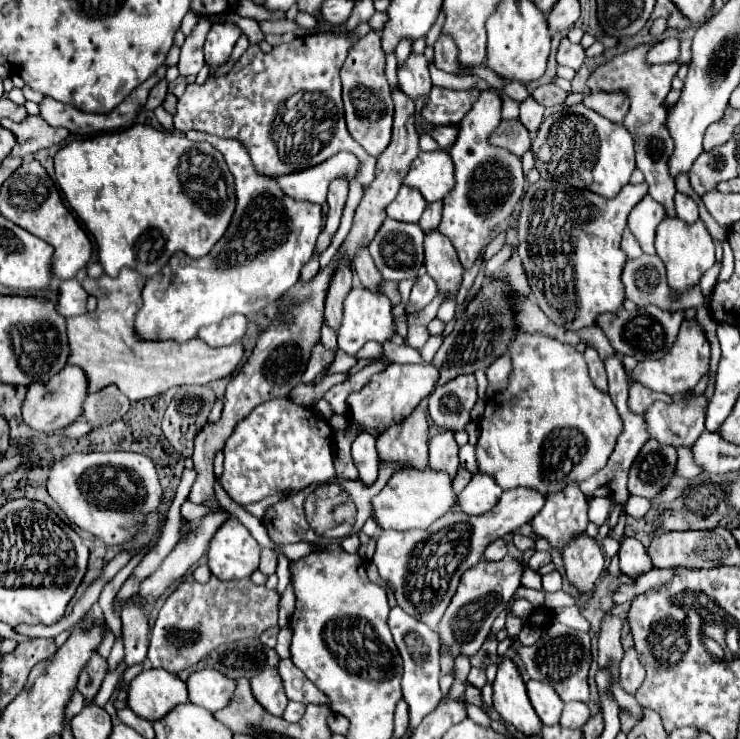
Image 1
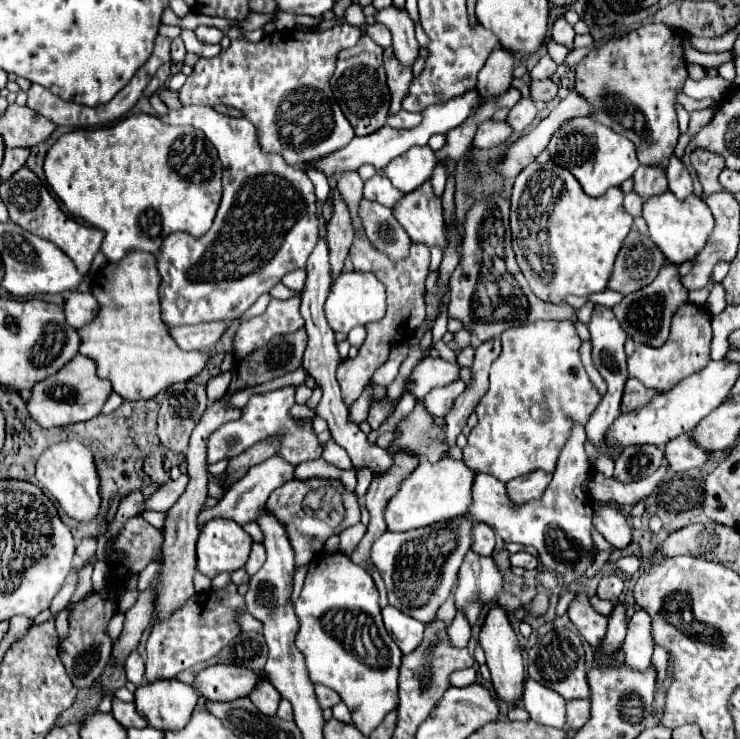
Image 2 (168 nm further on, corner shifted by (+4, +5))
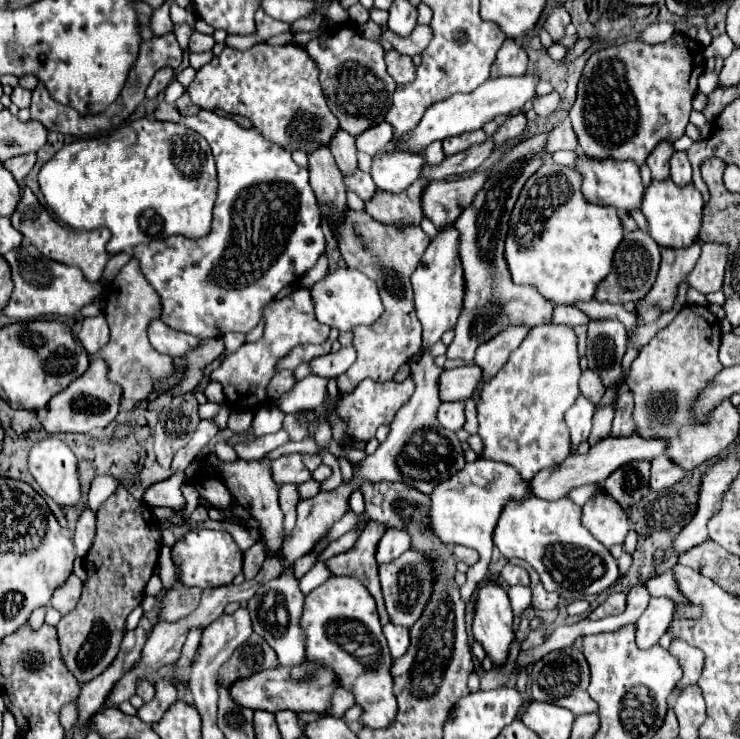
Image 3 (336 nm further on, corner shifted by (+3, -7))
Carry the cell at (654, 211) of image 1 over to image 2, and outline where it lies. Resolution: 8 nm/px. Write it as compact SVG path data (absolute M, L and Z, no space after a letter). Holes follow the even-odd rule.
M640 166L634 172L634 192L642 196L642 202L646 202L650 196L660 196L668 190L666 172L662 168L652 166Z

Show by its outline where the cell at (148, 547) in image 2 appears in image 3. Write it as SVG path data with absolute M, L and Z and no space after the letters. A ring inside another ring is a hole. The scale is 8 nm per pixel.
M119 484L119 488L97 508L97 534L89 552L83 558L87 580L83 582L81 598L77 606L57 624L63 660L79 684L97 678L115 660L121 640L125 636L125 620L141 604L145 596L145 584L155 570L159 548L161 548L161 530L153 510L143 500L135 500L129 494L129 490L123 484Z

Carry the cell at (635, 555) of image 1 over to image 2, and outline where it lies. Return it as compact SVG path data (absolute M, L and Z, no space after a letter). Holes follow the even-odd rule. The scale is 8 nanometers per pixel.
M604 504L594 514L594 526L612 544L614 550L624 552L632 544L632 526L618 508L610 508Z

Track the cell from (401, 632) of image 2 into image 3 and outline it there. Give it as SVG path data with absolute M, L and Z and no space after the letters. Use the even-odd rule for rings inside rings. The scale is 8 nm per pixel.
M387 624L387 626L383 626L383 632L385 632L385 638L389 642L391 656L401 658L409 648L409 628Z

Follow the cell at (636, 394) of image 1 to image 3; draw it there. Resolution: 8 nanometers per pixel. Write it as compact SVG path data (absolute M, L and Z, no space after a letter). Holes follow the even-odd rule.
M625 386L619 392L617 406L615 406L615 418L611 426L611 436L631 436L635 432L635 422L633 422L633 394Z

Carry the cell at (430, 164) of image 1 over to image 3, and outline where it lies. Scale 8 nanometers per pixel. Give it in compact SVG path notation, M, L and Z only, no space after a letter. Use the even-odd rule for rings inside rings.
M379 152L373 156L371 176L377 188L387 192L403 192L419 178L425 160L411 152Z

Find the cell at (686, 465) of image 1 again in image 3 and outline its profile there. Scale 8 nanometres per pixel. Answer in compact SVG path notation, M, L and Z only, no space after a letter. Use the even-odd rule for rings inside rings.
M591 484L591 486L575 488L575 490L571 490L567 496L569 496L577 506L583 506L583 504L589 500L589 496L591 496L591 494L597 494L599 490L601 490L601 486L599 486L599 484Z

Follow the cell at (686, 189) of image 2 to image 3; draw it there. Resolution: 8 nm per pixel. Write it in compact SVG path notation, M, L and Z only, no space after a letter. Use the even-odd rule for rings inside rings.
M675 152L671 156L671 178L679 186L691 182L691 164L687 160L687 152Z

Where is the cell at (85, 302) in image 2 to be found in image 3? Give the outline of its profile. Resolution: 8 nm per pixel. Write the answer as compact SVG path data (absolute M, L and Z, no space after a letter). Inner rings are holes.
M99 314L95 318L85 318L77 330L77 338L81 340L81 344L85 346L89 356L99 352L99 348L103 348L109 340L109 328L107 328L103 314Z

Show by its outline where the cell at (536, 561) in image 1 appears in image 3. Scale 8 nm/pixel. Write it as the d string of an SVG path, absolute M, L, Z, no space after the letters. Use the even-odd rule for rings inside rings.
M505 564L505 568L501 570L501 578L509 586L515 586L515 584L529 586L529 574L527 574L527 570L523 570L521 566L515 566L515 564Z

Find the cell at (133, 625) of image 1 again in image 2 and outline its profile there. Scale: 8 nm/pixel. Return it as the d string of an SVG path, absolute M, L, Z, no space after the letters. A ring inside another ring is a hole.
M132 650L130 652L130 656L128 656L128 660L126 660L126 678L132 682L132 684L136 684L136 686L142 686L144 682L144 660L142 660L142 656L138 654L138 650Z

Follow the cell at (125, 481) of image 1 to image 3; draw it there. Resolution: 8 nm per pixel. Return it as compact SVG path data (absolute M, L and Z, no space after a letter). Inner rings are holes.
M43 438L29 452L29 472L59 506L73 506L79 500L77 458L71 448L55 438Z

